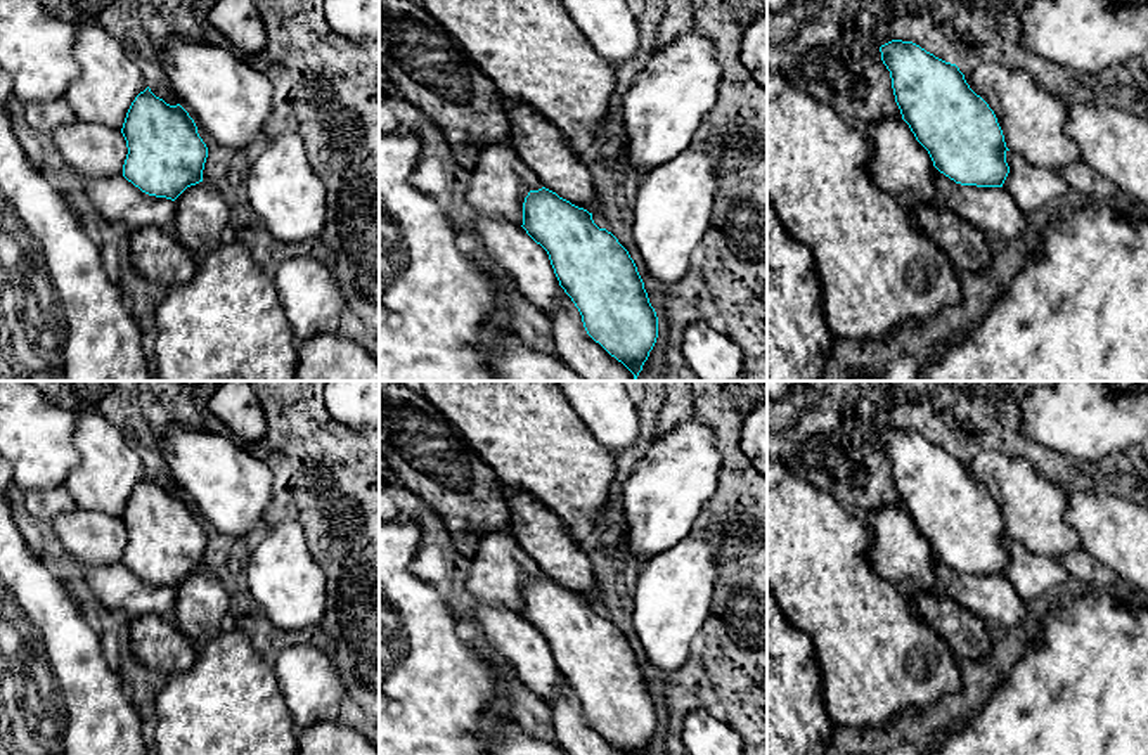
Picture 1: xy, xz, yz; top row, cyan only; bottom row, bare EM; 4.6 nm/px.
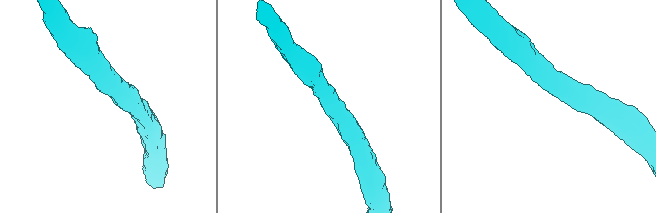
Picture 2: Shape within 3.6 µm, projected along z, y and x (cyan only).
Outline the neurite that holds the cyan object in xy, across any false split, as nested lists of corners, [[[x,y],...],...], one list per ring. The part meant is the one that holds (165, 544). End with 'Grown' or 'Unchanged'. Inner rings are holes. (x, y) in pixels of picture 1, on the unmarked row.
[[[147,474],[132,490],[121,521],[128,542],[121,565],[78,566],[78,578],[106,608],[121,610],[128,620],[145,615],[173,616],[175,587],[190,573],[203,570],[208,535],[189,500],[170,494]]]. Grown

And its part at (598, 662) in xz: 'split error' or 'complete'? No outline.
split error

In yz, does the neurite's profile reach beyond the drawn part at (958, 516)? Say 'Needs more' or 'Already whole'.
Needs more

